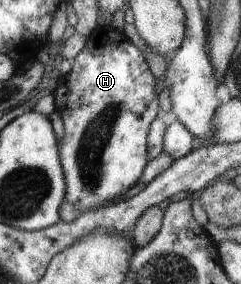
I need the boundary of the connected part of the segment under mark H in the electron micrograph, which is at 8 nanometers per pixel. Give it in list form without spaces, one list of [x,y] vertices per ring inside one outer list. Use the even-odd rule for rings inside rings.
[[[110,25],[98,26],[93,34],[87,36],[86,47],[75,57],[66,83],[62,83],[57,91],[57,99],[62,101],[59,111],[65,128],[60,155],[67,181],[66,200],[74,202],[80,213],[94,209],[104,201],[116,201],[139,183],[149,165],[151,123],[162,113],[156,87],[158,81],[150,71],[150,63],[142,49],[134,45],[124,32]]]

